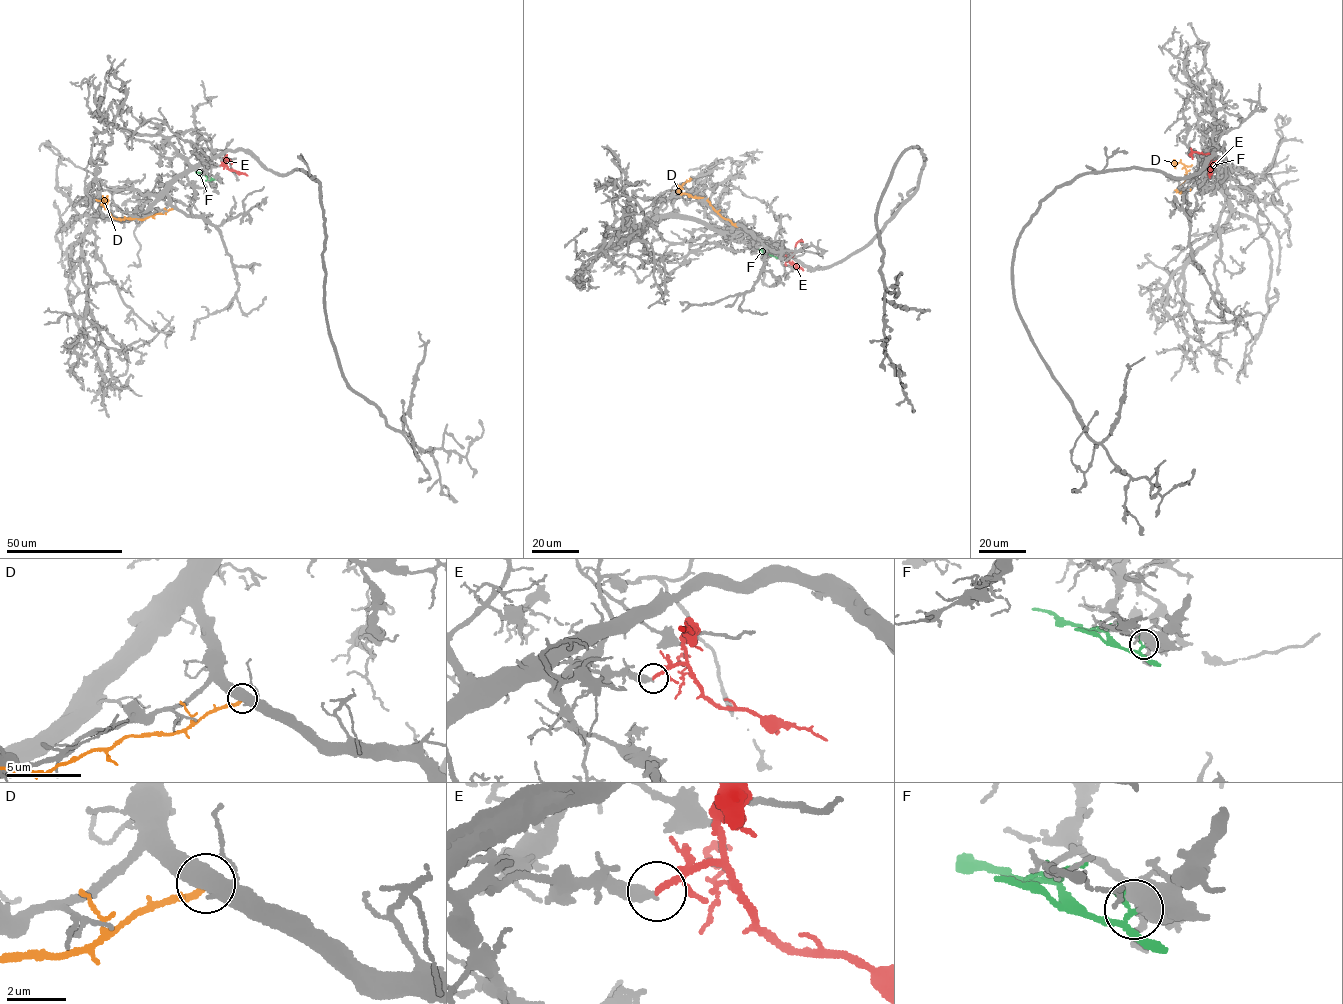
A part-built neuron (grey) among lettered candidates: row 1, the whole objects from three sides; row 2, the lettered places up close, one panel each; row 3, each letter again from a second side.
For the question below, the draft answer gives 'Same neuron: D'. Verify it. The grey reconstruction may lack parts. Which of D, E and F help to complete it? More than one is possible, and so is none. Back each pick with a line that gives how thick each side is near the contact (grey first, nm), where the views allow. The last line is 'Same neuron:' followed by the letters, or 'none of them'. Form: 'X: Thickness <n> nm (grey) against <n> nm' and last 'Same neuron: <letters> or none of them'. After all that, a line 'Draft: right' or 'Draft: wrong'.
E: Thickness 360 nm (grey) against 140 nm
Same neuron: E
Draft: wrong

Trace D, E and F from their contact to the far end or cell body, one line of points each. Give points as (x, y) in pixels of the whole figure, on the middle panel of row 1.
D: (736, 226), (723, 218), (704, 198), (678, 192), (691, 179)
E: (783, 255), (789, 257), (796, 244), (801, 241), (801, 245)
F: (776, 255), (758, 249)

